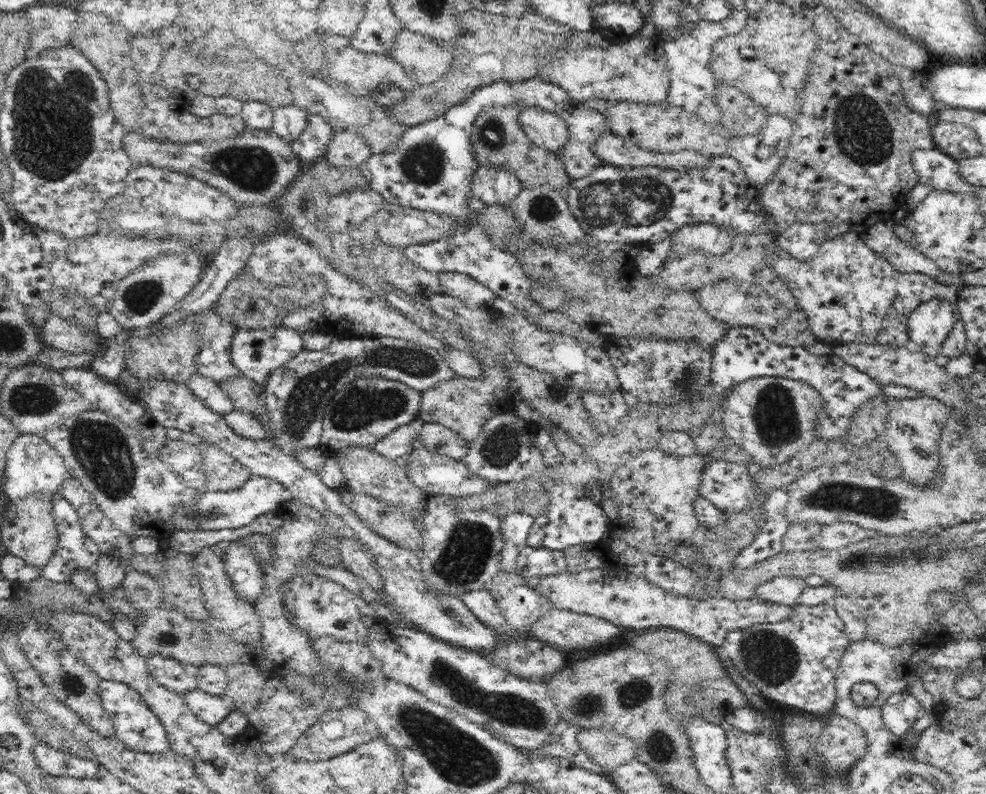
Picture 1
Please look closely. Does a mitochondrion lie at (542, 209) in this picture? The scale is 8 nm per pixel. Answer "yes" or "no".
yes

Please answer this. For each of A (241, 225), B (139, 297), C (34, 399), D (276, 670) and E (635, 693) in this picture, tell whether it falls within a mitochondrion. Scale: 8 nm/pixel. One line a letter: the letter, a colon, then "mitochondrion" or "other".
A: other
B: mitochondrion
C: mitochondrion
D: other
E: mitochondrion

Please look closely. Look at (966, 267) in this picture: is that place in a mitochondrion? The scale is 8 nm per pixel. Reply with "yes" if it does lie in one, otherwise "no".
no

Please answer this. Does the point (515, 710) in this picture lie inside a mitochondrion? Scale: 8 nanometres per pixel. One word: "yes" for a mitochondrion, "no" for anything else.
yes

